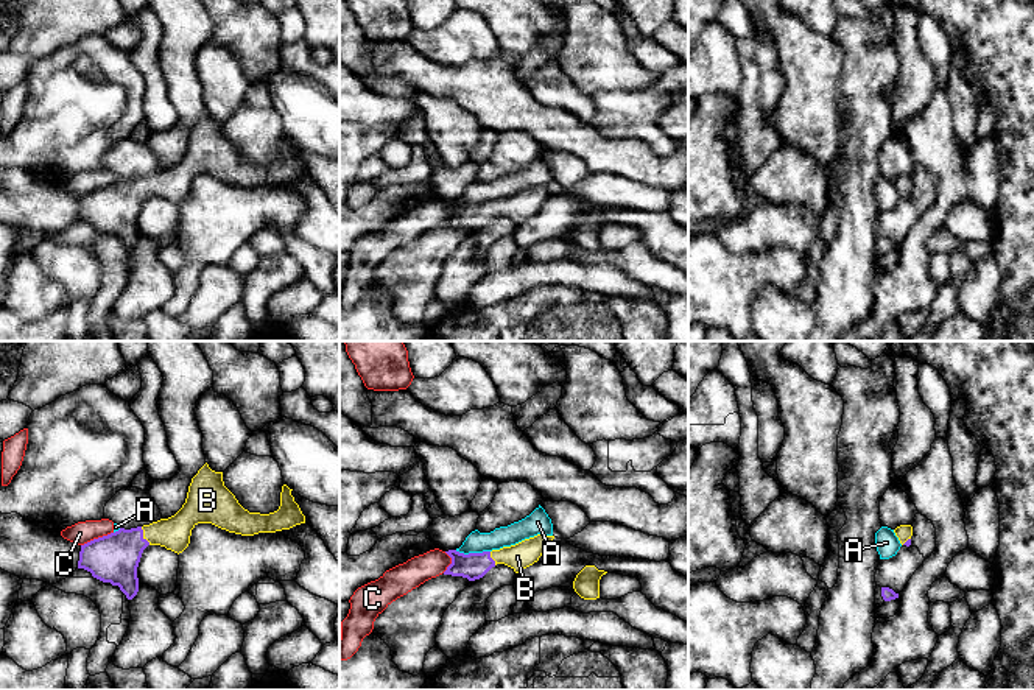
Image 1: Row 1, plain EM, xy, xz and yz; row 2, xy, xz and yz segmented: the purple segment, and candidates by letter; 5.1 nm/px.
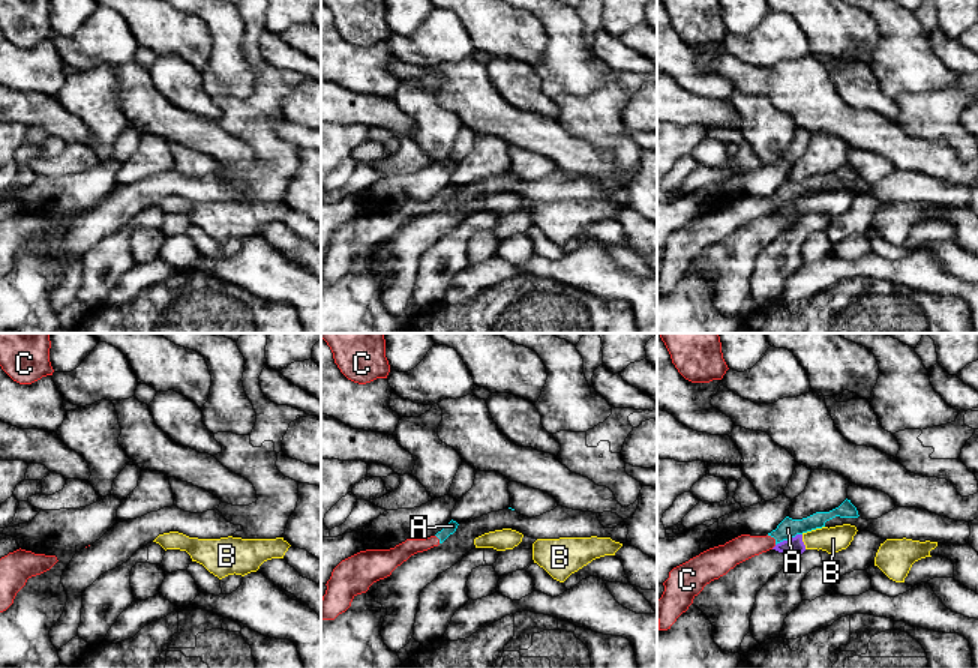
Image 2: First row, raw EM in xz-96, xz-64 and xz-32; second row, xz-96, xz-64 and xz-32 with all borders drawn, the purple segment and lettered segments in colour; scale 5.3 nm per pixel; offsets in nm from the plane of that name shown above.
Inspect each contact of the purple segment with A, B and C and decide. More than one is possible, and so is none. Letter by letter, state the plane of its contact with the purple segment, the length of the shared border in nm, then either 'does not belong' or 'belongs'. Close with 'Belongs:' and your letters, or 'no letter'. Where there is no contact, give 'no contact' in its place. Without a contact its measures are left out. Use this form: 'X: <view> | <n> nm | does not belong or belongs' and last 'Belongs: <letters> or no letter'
A: xz | 180 nm | does not belong
B: xy | 110 nm | belongs
C: xy | 180 nm | does not belong
Belongs: B

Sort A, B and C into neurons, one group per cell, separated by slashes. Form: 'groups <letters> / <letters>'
groups A C / B

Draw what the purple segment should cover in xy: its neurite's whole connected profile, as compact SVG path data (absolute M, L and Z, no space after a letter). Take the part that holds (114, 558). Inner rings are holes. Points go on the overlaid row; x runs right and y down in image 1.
M206 463L192 478L185 503L174 516L131 530L120 528L115 533L81 545L78 569L90 572L93 578L103 583L118 586L126 598L132 600L139 592L137 567L142 553L148 545L160 545L179 554L188 547L192 530L198 523L212 523L221 530L241 536L290 530L296 525L305 523L305 516L294 502L291 491L293 489L290 489L287 484L282 486L280 506L277 511L269 514L249 512L224 486L223 472L212 470Z

